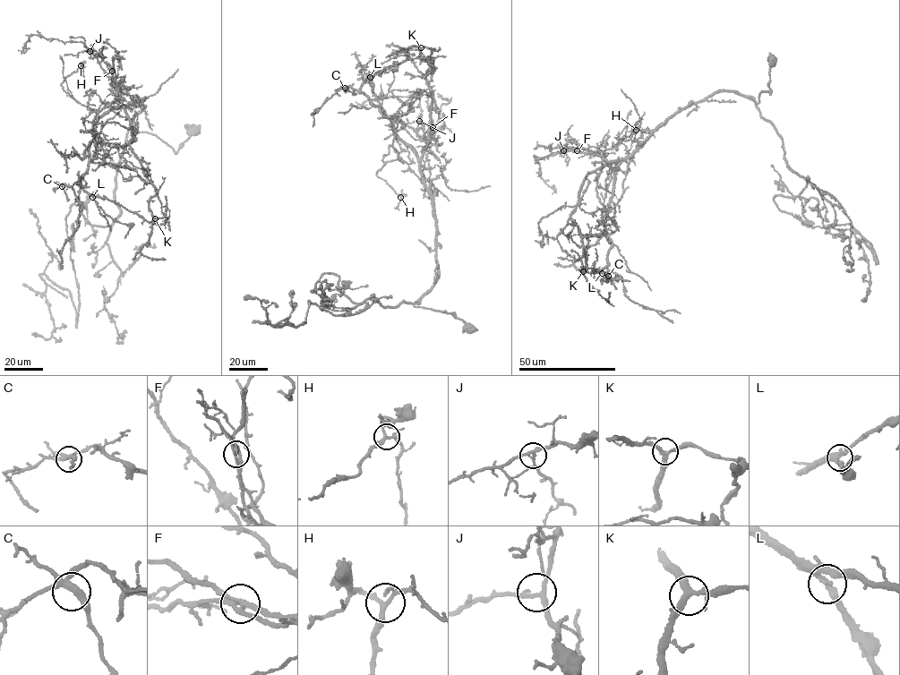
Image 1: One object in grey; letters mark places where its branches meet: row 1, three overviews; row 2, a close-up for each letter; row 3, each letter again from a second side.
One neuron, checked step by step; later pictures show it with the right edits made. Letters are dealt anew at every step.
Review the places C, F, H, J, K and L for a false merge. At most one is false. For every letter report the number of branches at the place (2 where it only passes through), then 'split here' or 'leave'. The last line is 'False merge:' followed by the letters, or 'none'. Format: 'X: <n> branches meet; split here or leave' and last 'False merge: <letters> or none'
C: 4 branches meet; leave
F: 4 branches meet; split here
H: 4 branches meet; leave
J: 4 branches meet; leave
K: 4 branches meet; leave
L: 4 branches meet; leave
False merge: F

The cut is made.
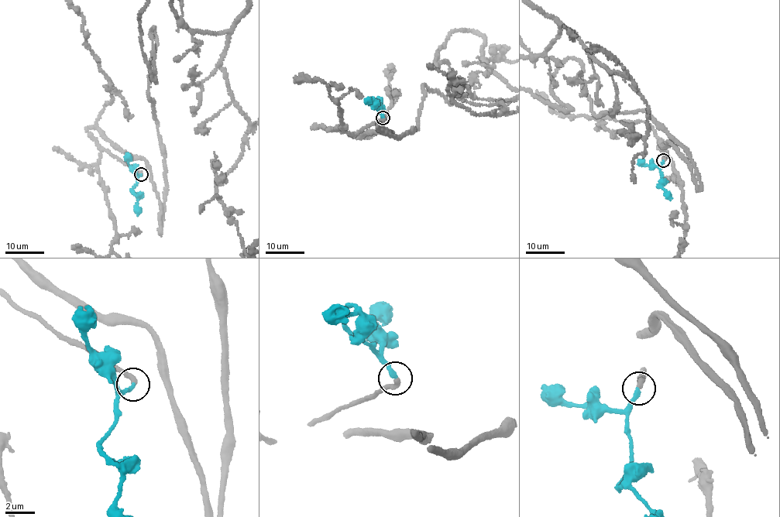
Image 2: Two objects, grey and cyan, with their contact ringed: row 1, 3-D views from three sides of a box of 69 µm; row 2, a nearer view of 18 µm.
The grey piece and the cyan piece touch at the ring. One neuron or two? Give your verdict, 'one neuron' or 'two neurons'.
one neuron

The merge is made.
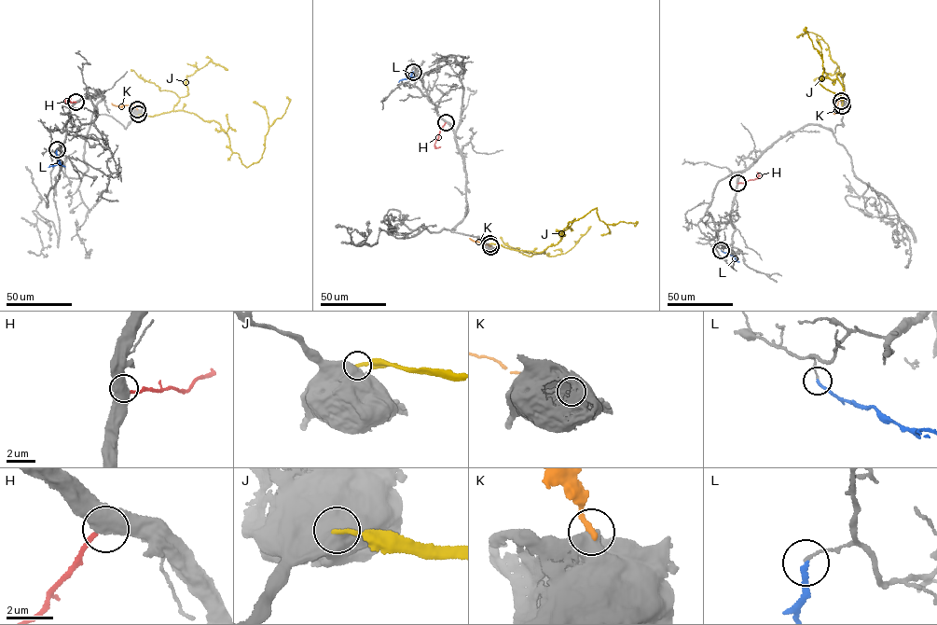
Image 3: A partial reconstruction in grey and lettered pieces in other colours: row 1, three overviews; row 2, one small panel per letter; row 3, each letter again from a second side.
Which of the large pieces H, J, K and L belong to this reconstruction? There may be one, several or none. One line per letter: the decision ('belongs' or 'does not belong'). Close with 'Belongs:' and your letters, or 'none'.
H: does not belong
J: does not belong
K: does not belong
L: does not belong
Belongs: none

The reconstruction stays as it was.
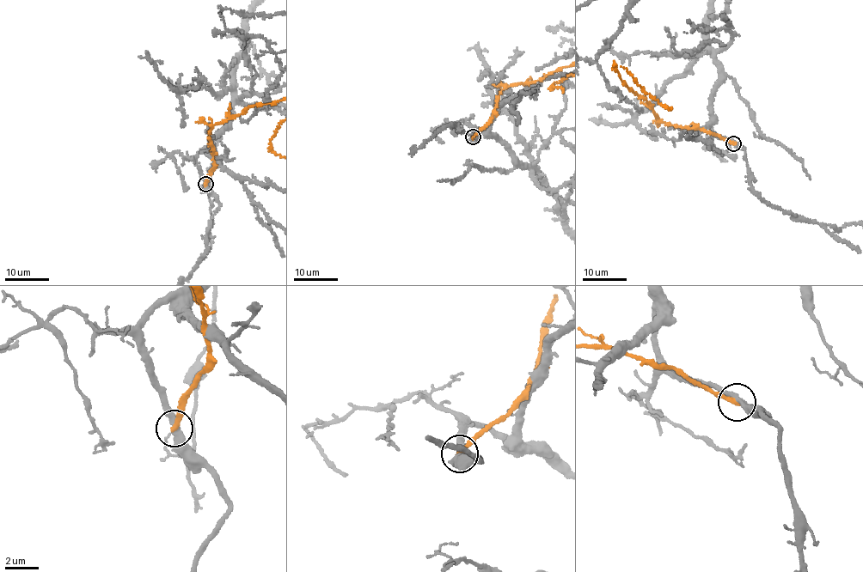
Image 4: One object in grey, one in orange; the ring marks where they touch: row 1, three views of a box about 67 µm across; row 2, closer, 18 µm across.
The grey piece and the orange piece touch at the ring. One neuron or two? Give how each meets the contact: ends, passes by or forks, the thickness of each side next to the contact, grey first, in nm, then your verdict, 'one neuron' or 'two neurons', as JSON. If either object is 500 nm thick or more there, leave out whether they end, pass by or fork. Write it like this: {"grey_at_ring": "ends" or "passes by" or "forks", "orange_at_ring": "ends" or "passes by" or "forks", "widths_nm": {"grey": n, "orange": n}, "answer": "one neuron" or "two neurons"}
{"grey_at_ring": "passes by", "orange_at_ring": "ends", "widths_nm": {"grey": 360, "orange": 320}, "answer": "two neurons"}

